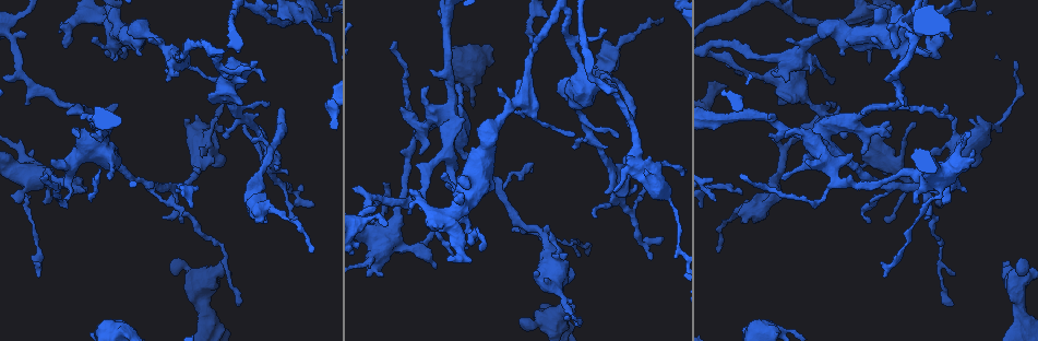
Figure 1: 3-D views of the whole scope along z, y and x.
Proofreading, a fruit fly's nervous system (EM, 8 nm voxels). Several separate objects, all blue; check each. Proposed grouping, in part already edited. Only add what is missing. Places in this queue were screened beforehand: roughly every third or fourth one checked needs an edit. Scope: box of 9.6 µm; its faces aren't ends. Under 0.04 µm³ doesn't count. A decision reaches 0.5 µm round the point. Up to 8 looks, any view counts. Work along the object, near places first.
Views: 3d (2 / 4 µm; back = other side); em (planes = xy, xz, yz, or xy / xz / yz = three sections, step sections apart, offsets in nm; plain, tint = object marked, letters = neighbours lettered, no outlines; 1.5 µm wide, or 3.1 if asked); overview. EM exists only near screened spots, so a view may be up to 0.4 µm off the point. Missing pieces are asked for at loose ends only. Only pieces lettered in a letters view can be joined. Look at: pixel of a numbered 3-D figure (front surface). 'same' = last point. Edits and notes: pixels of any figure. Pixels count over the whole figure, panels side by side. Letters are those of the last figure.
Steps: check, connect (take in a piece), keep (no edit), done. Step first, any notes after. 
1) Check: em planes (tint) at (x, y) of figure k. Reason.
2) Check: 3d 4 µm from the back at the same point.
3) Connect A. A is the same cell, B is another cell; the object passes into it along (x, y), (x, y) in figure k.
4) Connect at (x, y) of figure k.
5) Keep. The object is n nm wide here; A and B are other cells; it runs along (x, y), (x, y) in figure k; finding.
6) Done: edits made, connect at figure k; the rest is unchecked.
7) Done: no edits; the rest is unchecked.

Check: 3d 2 µm at (1002, 261) of figure 1. An open end.

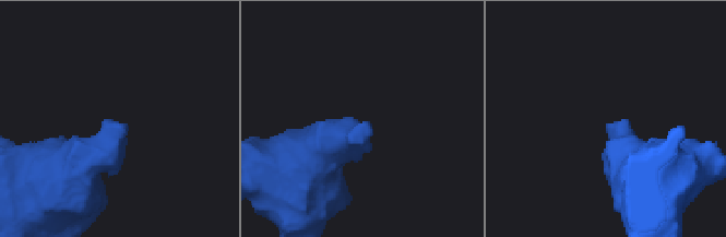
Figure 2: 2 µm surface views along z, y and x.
Check: em planes (letters) at (125, 125) of figure 2.

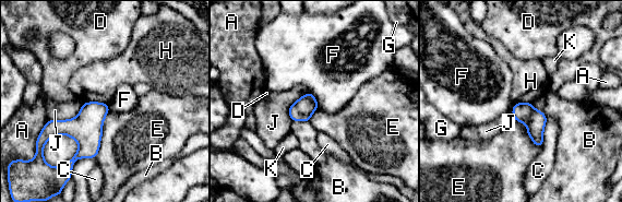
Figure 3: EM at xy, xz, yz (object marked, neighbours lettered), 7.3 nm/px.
Keep. A, B, C, D, E, F, G, H, J and K are other cells; a border runs along (83, 102), (103, 102), (107, 105) in figure 3; no lettered piece goes on from it.

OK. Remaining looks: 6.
Check: 3d 2 µm from the back at (533, 274) of figure 1. Thick end.

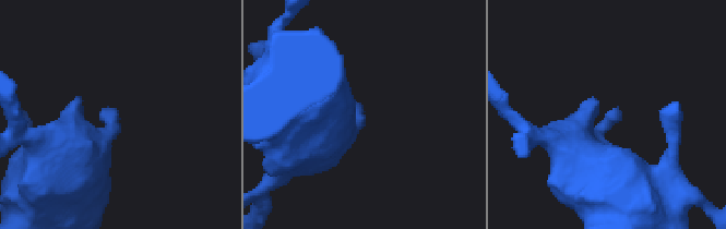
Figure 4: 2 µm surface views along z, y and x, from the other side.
Check: em planes (letters) at (363, 108) of figure 4. Now the EM.

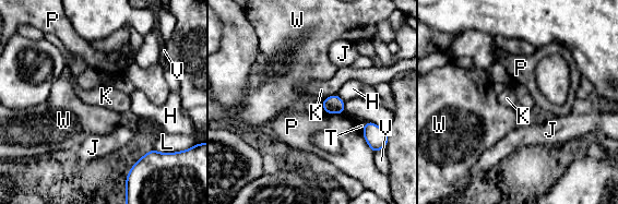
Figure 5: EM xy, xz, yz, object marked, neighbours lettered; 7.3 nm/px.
Keep. H, J, K, L, P, T, V and W are other cells; none of them fits.

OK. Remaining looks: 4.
Check: 3d 2 µm at (85, 192) of figure 1. An open end.

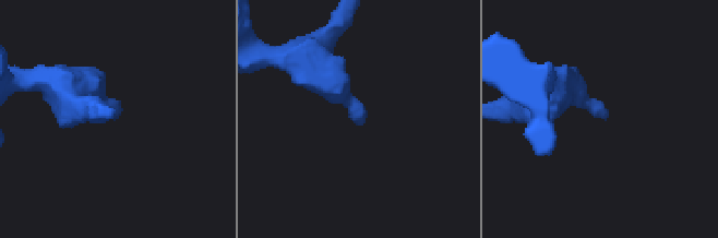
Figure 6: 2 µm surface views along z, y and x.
Check: em planes (tint) at (362, 122) of figure 6. Now the EM.

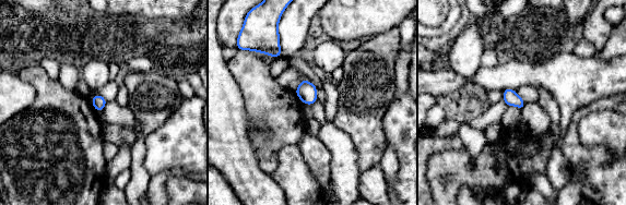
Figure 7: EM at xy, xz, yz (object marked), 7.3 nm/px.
Check: em planes (letters) at the same point. See the neighbours.

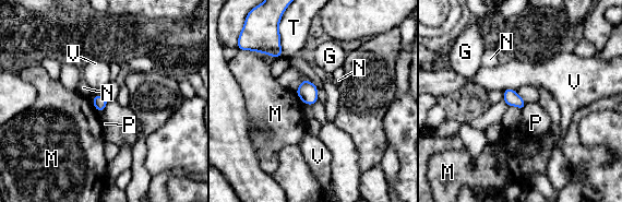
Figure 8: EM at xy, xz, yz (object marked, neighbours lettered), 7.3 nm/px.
Keep. G, M, N, P, T and V are other cells; a border runs along (525, 104), (522, 109) in figure 8; no lettered piece goes on from it.

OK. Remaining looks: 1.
Done: no edits; the rest is unchecked.

